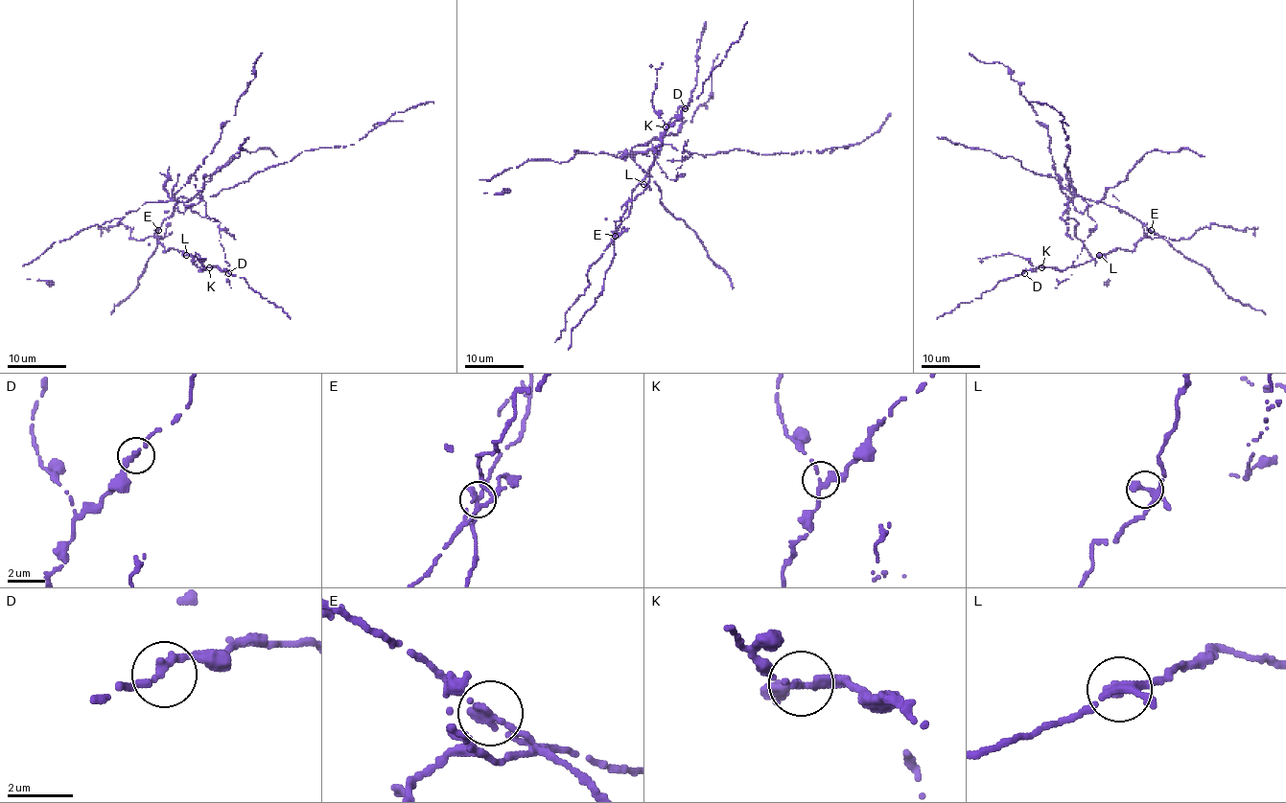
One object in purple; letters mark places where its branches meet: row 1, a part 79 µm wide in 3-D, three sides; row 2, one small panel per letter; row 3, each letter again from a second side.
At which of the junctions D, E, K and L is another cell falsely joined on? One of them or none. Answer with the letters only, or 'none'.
E

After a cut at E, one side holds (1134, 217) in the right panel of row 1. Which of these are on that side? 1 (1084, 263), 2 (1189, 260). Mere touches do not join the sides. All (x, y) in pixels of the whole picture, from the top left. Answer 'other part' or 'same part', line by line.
1: other part
2: same part

